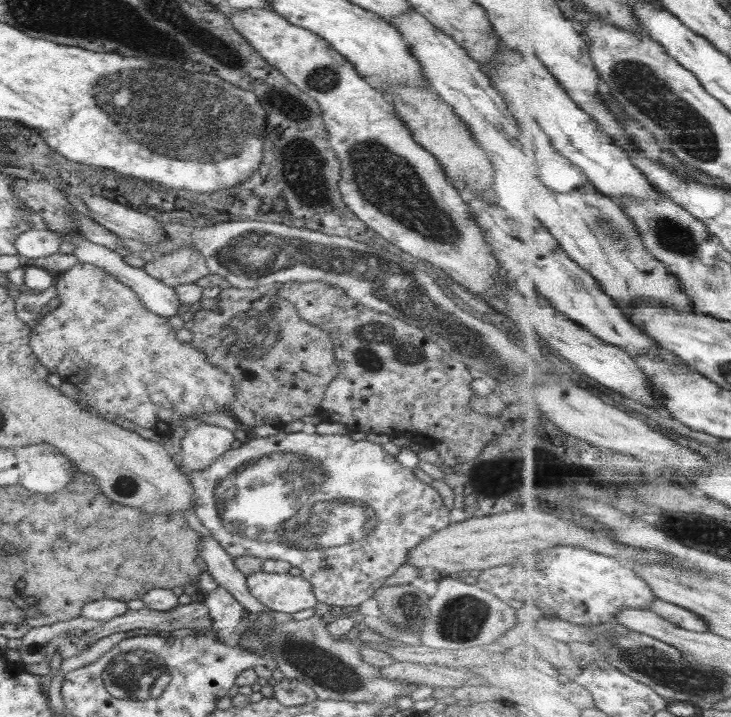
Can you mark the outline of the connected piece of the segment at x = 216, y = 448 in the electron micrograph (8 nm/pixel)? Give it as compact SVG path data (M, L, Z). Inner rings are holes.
M197 422L188 427L180 440L181 461L192 470L202 470L230 449L234 433L226 428Z

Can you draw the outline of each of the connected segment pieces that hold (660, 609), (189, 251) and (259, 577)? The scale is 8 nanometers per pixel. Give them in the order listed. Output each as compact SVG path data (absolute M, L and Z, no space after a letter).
M657 598L651 605L651 611L660 614L663 618L670 620L670 622L682 628L695 632L711 631L711 625L705 620L704 616L688 608L667 602L667 600Z
M182 246L172 254L158 254L143 270L156 280L171 287L192 284L210 275L202 254L192 246Z
M253 572L246 576L246 585L254 598L270 611L293 614L314 609L319 602L310 582L300 575Z

